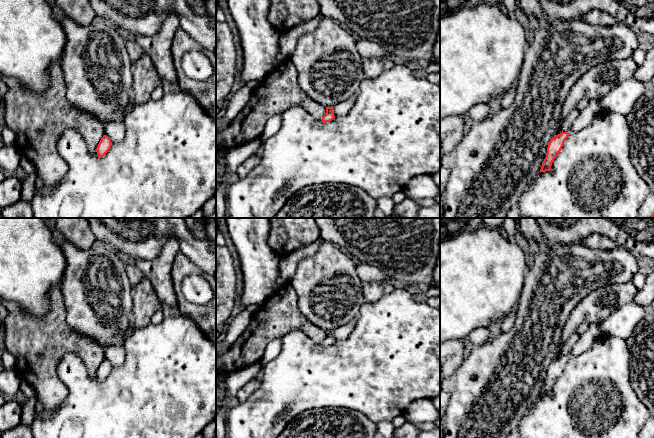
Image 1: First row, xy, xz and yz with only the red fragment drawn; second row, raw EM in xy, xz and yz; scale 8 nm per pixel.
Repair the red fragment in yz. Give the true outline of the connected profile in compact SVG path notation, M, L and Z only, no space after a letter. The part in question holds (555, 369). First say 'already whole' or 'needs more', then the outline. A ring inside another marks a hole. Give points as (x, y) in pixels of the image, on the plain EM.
needs more | M589 323L588 329L580 335L570 353L567 356L554 359L554 361L550 364L547 371L546 381L539 396L550 395L555 381L561 375L568 360L571 357L577 356L587 351L600 335L599 323Z

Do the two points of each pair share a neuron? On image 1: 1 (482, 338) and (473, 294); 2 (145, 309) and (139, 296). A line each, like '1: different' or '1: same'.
1: different
2: same

